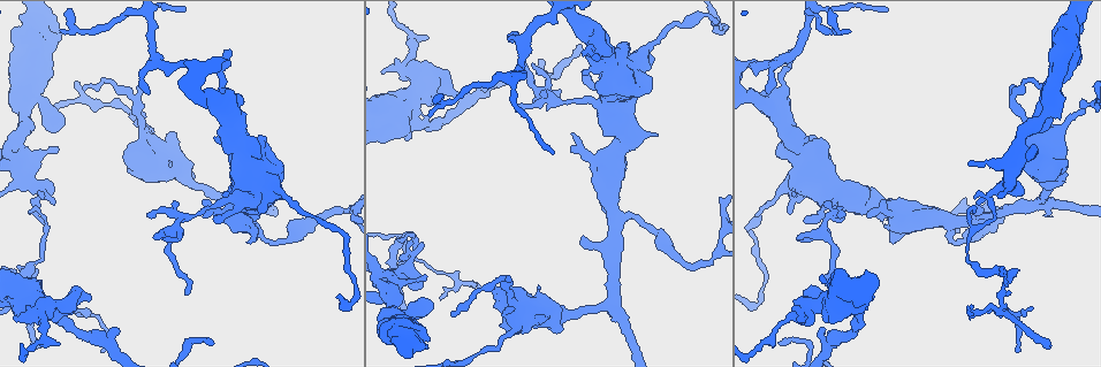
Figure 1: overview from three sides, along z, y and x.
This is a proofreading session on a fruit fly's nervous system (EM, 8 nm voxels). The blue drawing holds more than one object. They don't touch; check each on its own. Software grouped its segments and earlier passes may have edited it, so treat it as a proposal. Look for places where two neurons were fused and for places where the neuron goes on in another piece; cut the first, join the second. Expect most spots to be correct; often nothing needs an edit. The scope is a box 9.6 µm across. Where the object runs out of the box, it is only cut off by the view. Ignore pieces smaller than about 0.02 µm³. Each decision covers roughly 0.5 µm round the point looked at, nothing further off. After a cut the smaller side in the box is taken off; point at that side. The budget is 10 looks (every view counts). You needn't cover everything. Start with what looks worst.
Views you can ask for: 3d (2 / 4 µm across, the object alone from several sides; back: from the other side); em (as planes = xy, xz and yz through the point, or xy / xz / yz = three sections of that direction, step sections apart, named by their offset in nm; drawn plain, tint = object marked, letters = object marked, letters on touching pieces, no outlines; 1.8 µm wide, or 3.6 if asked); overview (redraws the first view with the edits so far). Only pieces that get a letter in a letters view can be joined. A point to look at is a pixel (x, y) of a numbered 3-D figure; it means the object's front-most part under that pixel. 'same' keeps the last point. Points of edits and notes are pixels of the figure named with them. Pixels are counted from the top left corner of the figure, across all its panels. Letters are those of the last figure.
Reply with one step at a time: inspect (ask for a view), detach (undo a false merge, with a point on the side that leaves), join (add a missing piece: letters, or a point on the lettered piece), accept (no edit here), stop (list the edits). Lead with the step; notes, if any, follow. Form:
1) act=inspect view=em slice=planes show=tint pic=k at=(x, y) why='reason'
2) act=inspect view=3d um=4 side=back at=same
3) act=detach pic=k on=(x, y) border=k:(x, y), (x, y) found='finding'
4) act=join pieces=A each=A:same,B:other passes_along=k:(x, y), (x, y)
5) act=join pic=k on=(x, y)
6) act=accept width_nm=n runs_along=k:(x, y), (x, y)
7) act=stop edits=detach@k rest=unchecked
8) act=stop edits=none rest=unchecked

act=inspect view=em slice=xy step=8 show=tint pic=1 at=(1019, 140) why='branch point'

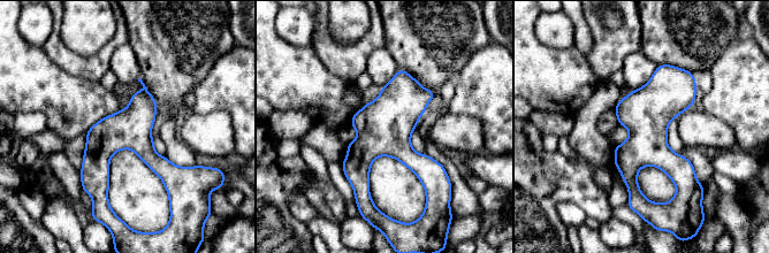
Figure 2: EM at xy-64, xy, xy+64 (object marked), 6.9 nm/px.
act=inspect view=em slice=planes show=tint at=same

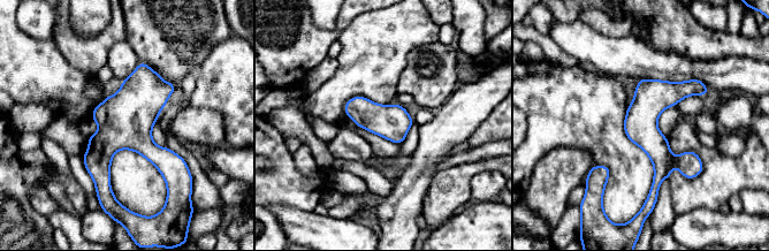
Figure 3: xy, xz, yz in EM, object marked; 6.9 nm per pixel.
act=inspect view=em slice=planes show=letters at=same why='see the neighbours'

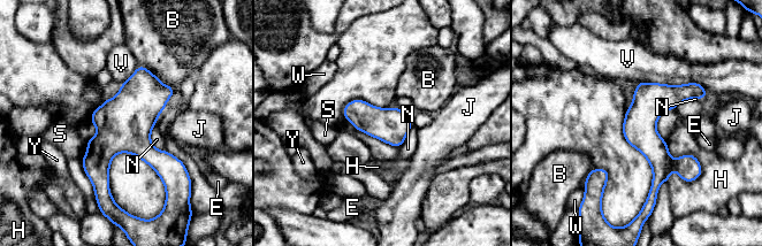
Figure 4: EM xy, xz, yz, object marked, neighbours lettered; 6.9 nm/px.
act=accept longest_contact=V:500nm each=B:other,E:other,H:other,J:other,N:other,S:other,V:other,W:other,Y:other found='one neuron here'

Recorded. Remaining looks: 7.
act=inspect view=3d um=2 pic=1 at=(1046, 216) why='three arms meet'

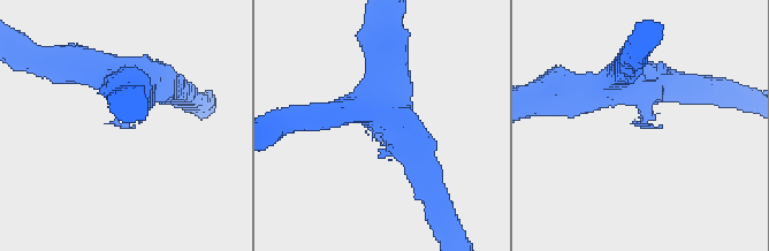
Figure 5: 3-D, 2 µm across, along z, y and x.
act=inspect view=em slice=yz step=8 show=letters pic=5 at=(638, 126) arms=3 arm_widths_nm=200,260,300

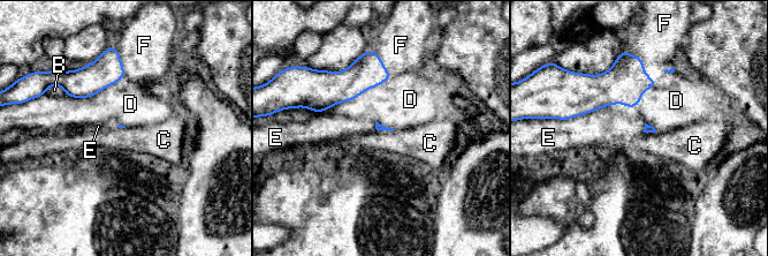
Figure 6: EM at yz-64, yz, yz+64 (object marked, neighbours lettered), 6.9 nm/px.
act=inspect view=em slice=planes show=letters at=same

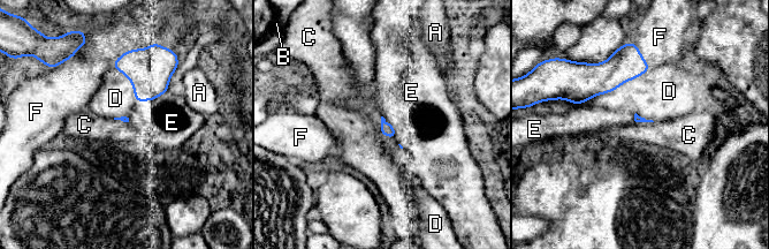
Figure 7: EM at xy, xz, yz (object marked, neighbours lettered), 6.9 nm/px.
act=accept each=A:other,B:other,C:other,D:other,E:other,F:other border=7:(381, 115), (380, 131), (383, 135) found='none of them fits'

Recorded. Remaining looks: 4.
act=inspect view=em slice=xy step=16 show=tint pic=1 at=(49, 308) why='abrupt turn'

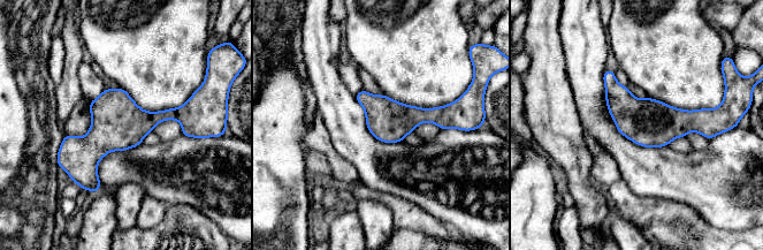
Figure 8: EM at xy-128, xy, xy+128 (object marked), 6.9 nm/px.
act=inspect view=em slice=xz step=4 show=letters at=same why='cut it another way'

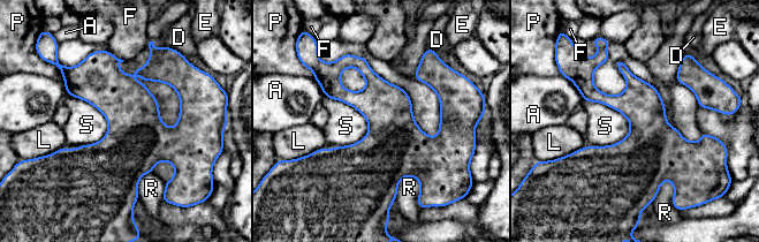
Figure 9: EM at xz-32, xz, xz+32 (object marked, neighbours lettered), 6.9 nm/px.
act=accept each=A:other,D:other,E:other,F:other,L:other,P:other,R:other,S:other border=9:(583, 99), (619, 111), (629, 134) found='one neuron here'

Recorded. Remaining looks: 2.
act=inspect view=em slice=yz step=16 show=letters pic=1 at=(824, 327) why='an open end'

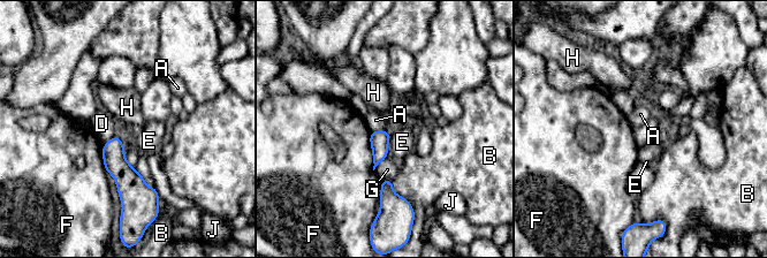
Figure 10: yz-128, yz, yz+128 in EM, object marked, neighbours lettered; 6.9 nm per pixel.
act=accept each=A:other,B:other,D:other,E:other,F:other,G:other,H:other,J:other border=10:(387, 130), (371, 131) found='none of them fits'

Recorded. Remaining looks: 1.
act=stop edits=none rest=unchecked

